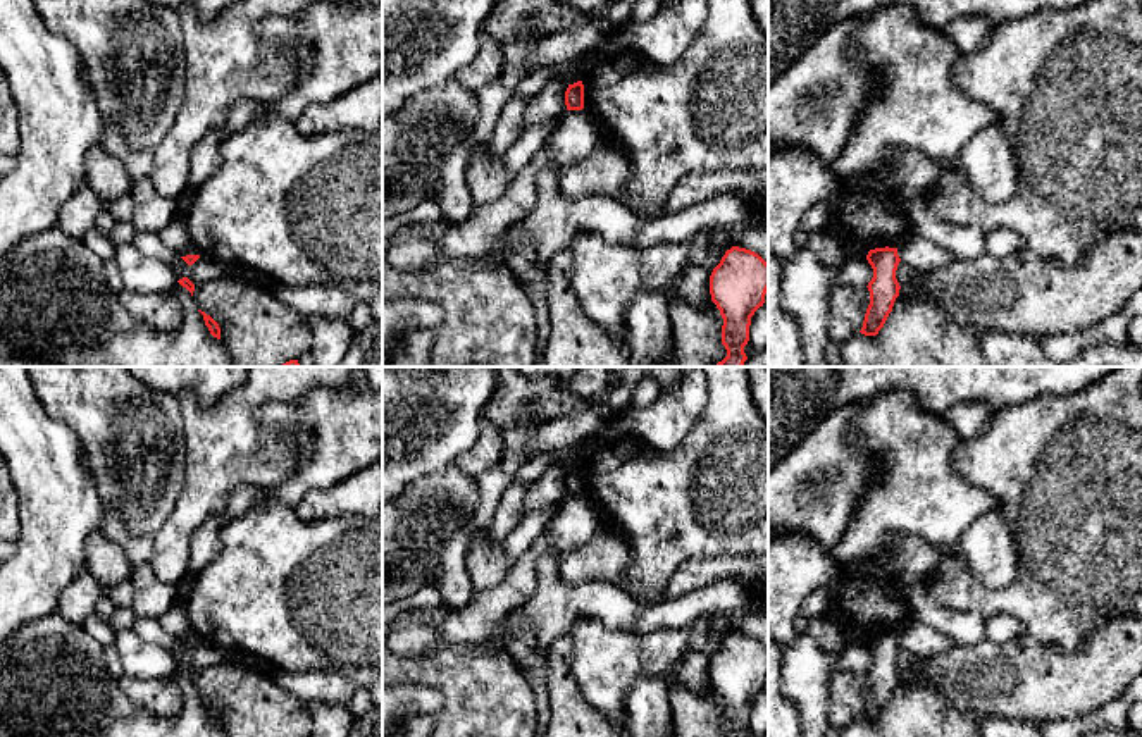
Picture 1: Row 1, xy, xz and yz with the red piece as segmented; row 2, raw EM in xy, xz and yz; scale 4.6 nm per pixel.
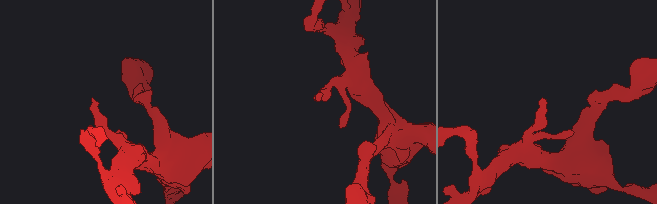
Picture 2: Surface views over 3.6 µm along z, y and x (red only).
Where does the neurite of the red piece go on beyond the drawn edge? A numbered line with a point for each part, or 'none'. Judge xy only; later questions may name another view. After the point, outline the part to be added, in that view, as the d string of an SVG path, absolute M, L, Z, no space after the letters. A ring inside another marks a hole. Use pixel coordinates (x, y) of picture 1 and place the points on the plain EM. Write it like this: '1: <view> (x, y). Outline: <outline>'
none

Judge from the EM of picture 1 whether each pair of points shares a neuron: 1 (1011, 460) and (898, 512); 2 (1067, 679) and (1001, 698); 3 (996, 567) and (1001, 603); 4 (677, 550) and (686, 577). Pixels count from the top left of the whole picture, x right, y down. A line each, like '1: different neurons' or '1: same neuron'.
1: different neurons
2: same neuron
3: different neurons
4: different neurons

